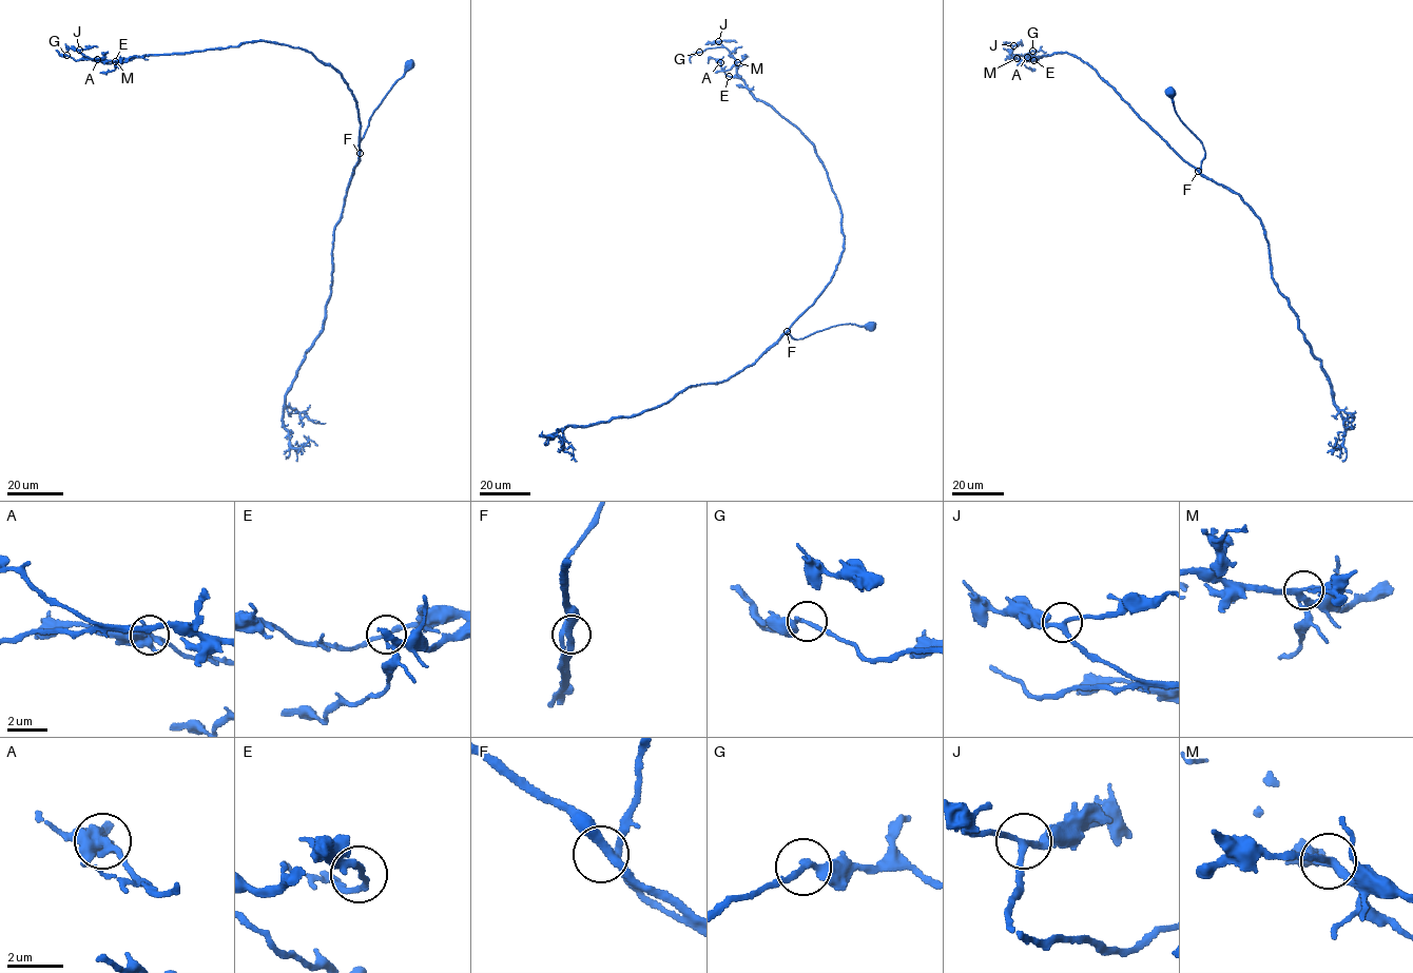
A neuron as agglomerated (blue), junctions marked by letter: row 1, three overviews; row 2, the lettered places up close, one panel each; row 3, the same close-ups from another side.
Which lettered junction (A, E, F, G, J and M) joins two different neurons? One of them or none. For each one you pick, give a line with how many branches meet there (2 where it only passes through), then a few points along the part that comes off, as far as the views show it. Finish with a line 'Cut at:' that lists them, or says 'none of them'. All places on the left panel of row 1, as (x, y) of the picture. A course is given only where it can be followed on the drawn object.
Cut at: none of them

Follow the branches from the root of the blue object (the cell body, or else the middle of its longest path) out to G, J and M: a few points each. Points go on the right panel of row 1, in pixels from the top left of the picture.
G: (1170, 92), (1177, 116), (1203, 144), (1199, 170), (1086, 63), (1059, 52), (1026, 61), (1011, 54), (1032, 51)
J: (1170, 92), (1177, 116), (1203, 144), (1199, 170), (1086, 63), (1058, 52), (1019, 61), (1011, 54), (1013, 45)
M: (1170, 92), (1177, 116), (1203, 144), (1205, 156), (1199, 170), (1079, 58), (1058, 52), (1026, 61), (1017, 58)

